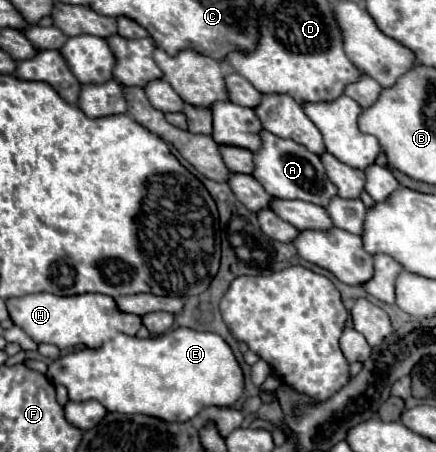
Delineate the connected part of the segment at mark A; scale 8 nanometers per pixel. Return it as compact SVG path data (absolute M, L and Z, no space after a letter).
M263 131L261 137L263 137L263 147L261 151L253 153L255 157L253 177L263 185L263 189L277 199L307 201L327 207L329 201L337 195L337 187L327 177L321 159L291 139L281 139L269 131Z

